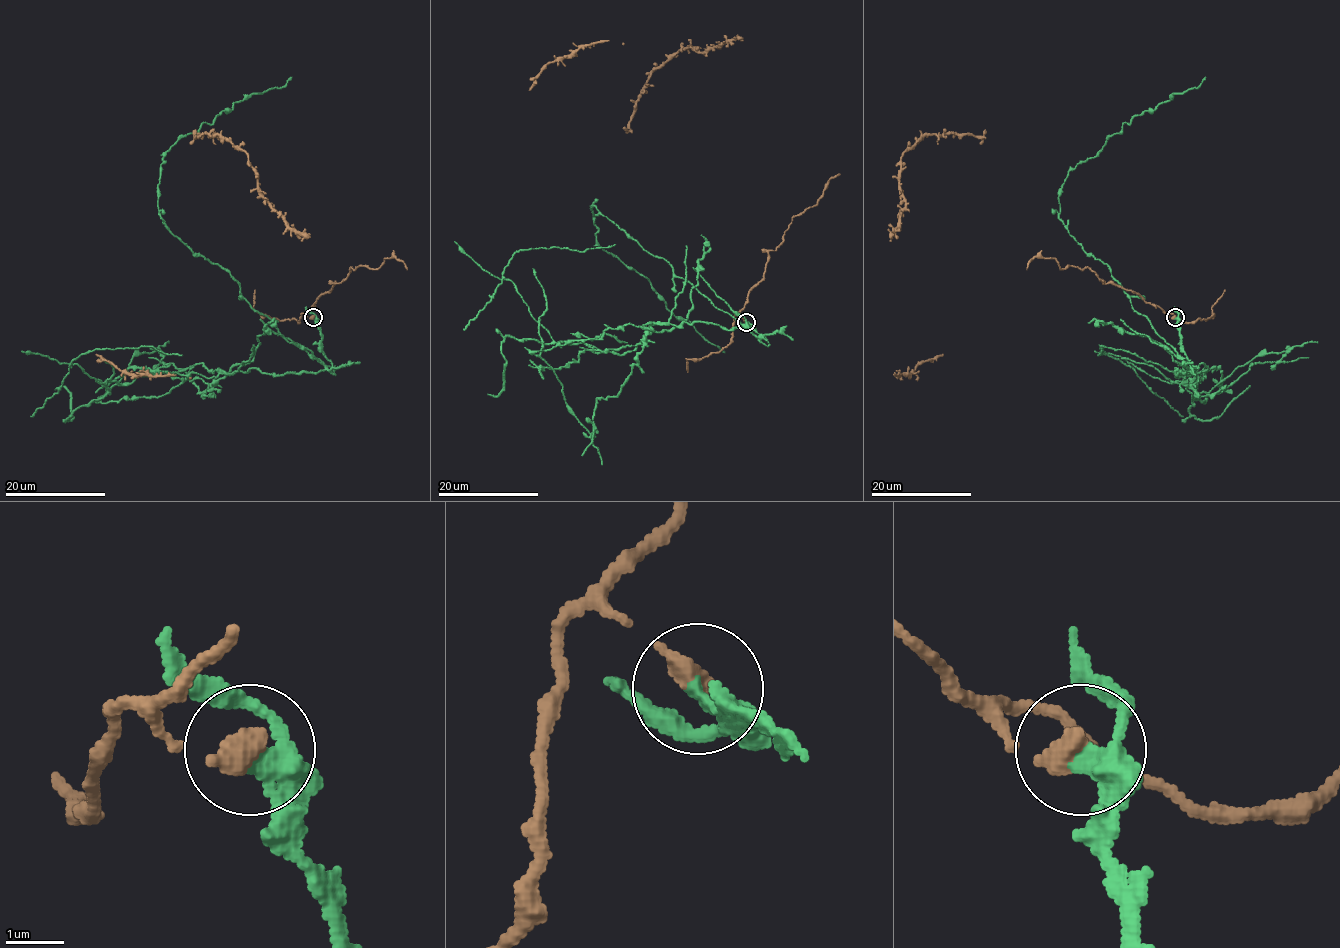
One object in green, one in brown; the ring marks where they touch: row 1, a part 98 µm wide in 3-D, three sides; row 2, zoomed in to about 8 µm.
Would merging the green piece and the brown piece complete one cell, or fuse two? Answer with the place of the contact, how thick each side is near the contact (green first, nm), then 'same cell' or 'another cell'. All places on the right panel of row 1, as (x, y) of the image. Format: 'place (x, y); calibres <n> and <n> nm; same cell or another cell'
place (1175, 317); calibres 260 and 420 nm; another cell

